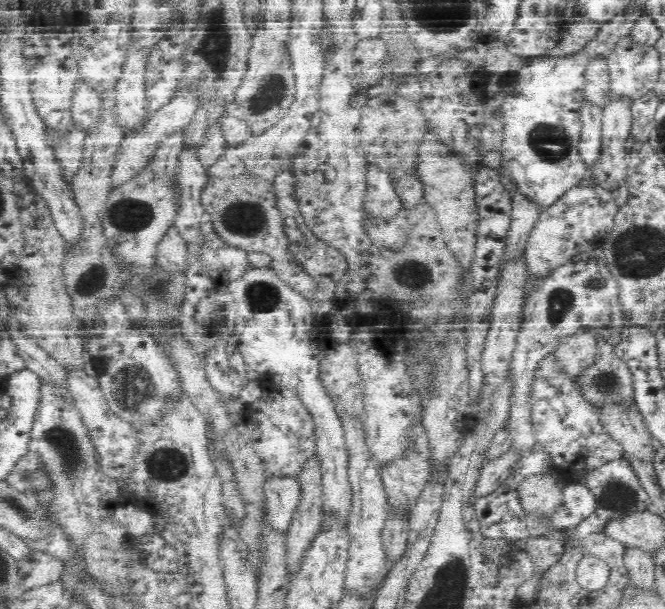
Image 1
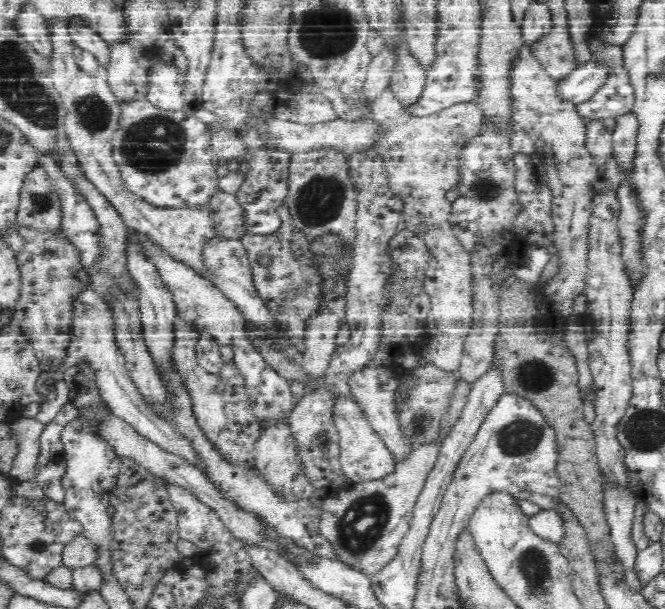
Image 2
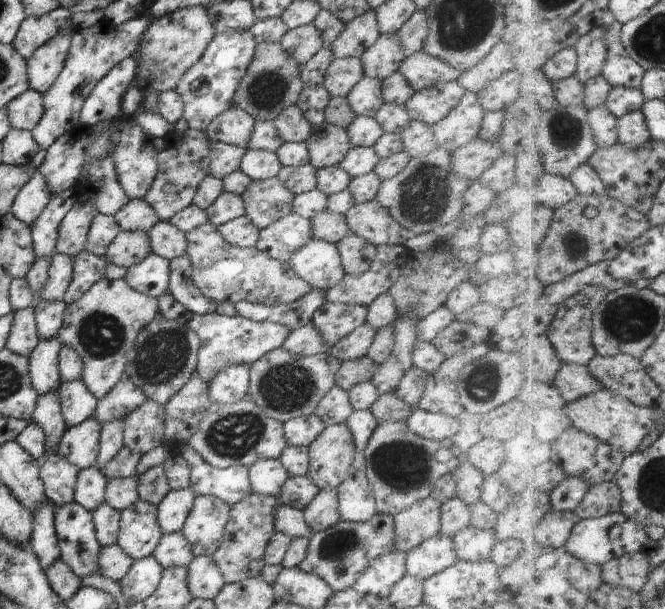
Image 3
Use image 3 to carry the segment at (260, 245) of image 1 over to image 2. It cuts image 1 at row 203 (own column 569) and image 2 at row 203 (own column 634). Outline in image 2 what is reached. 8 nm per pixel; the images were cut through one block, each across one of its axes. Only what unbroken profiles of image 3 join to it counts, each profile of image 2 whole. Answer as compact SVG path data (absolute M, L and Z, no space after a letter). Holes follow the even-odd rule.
M218 190L207 203L216 235L239 239L250 234L246 211L235 193Z

